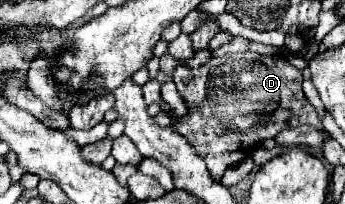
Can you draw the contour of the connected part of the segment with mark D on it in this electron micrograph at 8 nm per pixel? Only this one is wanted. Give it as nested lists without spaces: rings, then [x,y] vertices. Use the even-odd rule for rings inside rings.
[[[230,54],[230,56],[226,56],[224,60],[222,58],[212,58],[212,60],[208,60],[204,66],[200,66],[200,68],[186,68],[186,66],[176,66],[174,68],[174,82],[176,82],[176,88],[178,88],[178,92],[180,92],[180,96],[184,98],[184,102],[186,102],[186,106],[188,106],[188,114],[184,116],[184,118],[178,118],[176,120],[176,124],[174,124],[174,128],[196,148],[196,152],[198,152],[198,156],[200,158],[204,158],[204,162],[206,162],[206,166],[208,166],[208,172],[210,172],[210,176],[214,178],[214,182],[220,182],[220,178],[224,176],[224,172],[226,172],[226,168],[232,168],[232,166],[236,166],[236,164],[240,164],[248,154],[252,154],[254,150],[252,148],[256,148],[262,140],[268,140],[268,138],[274,138],[280,130],[284,130],[284,128],[290,128],[290,126],[300,126],[300,124],[310,124],[310,126],[316,126],[316,128],[322,128],[322,122],[320,122],[320,118],[318,118],[318,114],[316,114],[316,110],[314,110],[314,106],[304,98],[304,94],[300,92],[300,84],[302,84],[302,72],[298,70],[298,68],[294,68],[288,60],[284,60],[284,58],[278,58],[278,56],[270,56],[270,54]],[[224,94],[238,94],[238,100],[240,100],[240,94],[242,94],[242,98],[248,98],[248,104],[244,102],[242,106],[238,104],[238,106],[234,106],[232,108],[232,130],[228,130],[228,128],[224,128]]]

